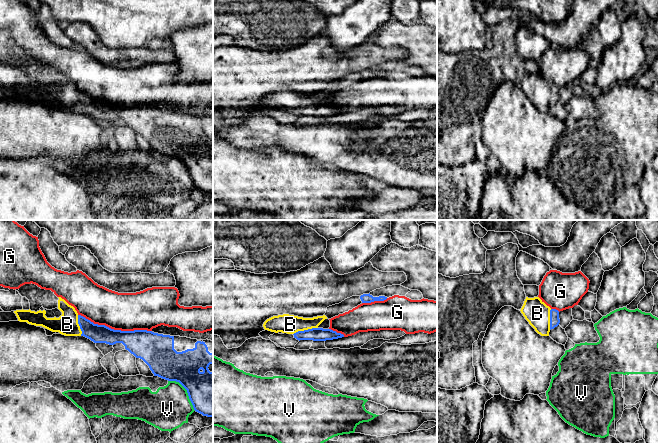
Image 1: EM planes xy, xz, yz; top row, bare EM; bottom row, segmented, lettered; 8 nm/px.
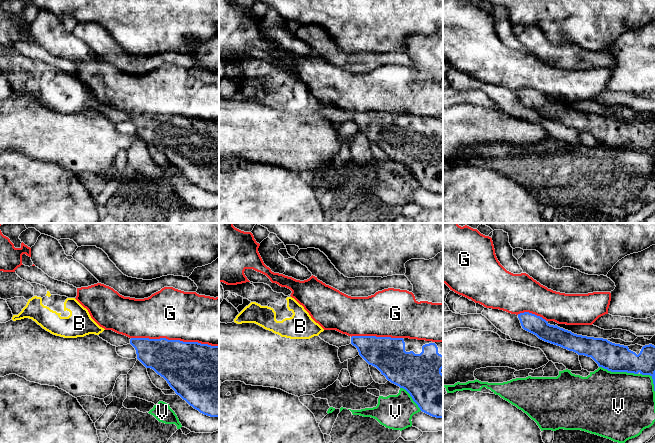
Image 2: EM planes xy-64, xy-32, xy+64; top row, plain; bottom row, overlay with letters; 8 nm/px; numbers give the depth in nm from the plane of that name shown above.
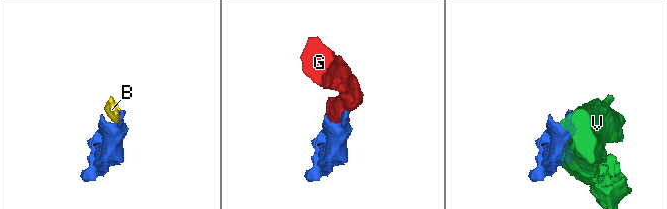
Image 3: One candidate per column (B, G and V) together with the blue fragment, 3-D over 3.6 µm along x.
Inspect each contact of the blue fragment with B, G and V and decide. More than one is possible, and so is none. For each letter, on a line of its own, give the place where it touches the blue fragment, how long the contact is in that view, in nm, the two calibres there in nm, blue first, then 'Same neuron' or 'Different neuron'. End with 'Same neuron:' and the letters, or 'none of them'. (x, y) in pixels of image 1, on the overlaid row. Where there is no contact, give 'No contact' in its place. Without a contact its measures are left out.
B: Touches blue at xz (305, 330). Shared border 200 nm. Thickness 110 nm (blue) against 160 nm. Same neuron
G: Touches blue at xy (115, 330). Shared border 600 nm. Thickness 220 nm (blue) against 300 nm. Different neuron
V: Touches blue at xy (187, 391). Shared border 340 nm. Thickness 360 nm (blue) against 340 nm. Different neuron
Same neuron: B

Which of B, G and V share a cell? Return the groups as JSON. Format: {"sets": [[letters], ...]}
{"sets": [["B"], ["G"], ["V"]]}

